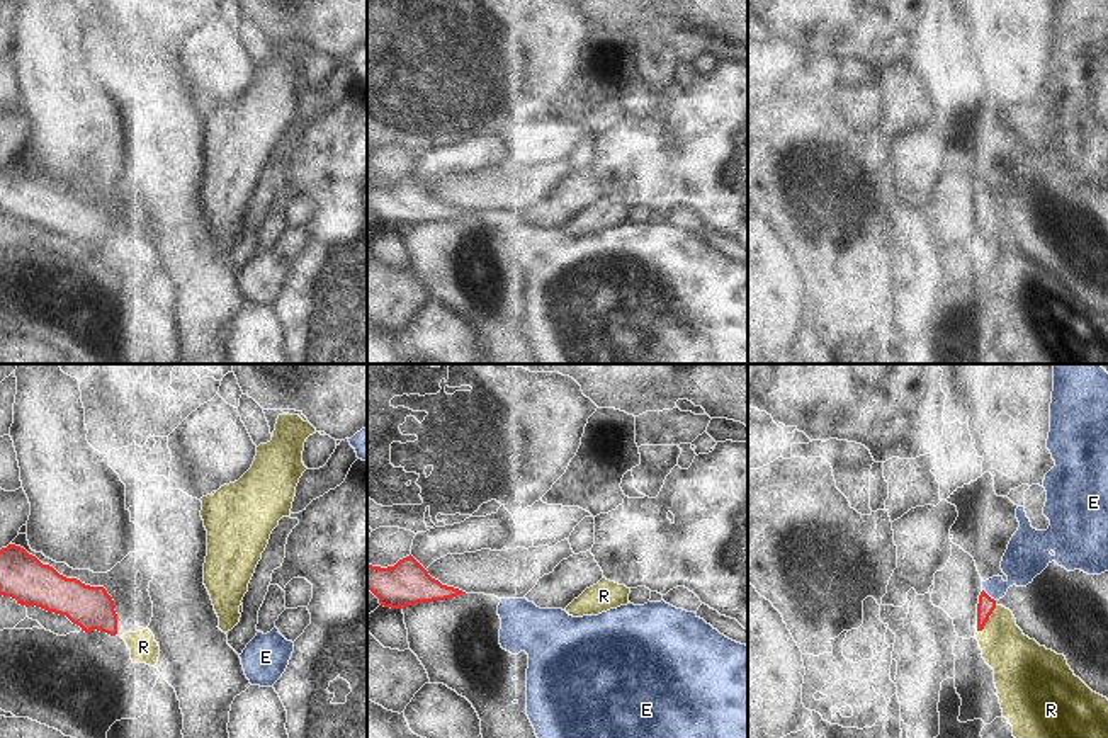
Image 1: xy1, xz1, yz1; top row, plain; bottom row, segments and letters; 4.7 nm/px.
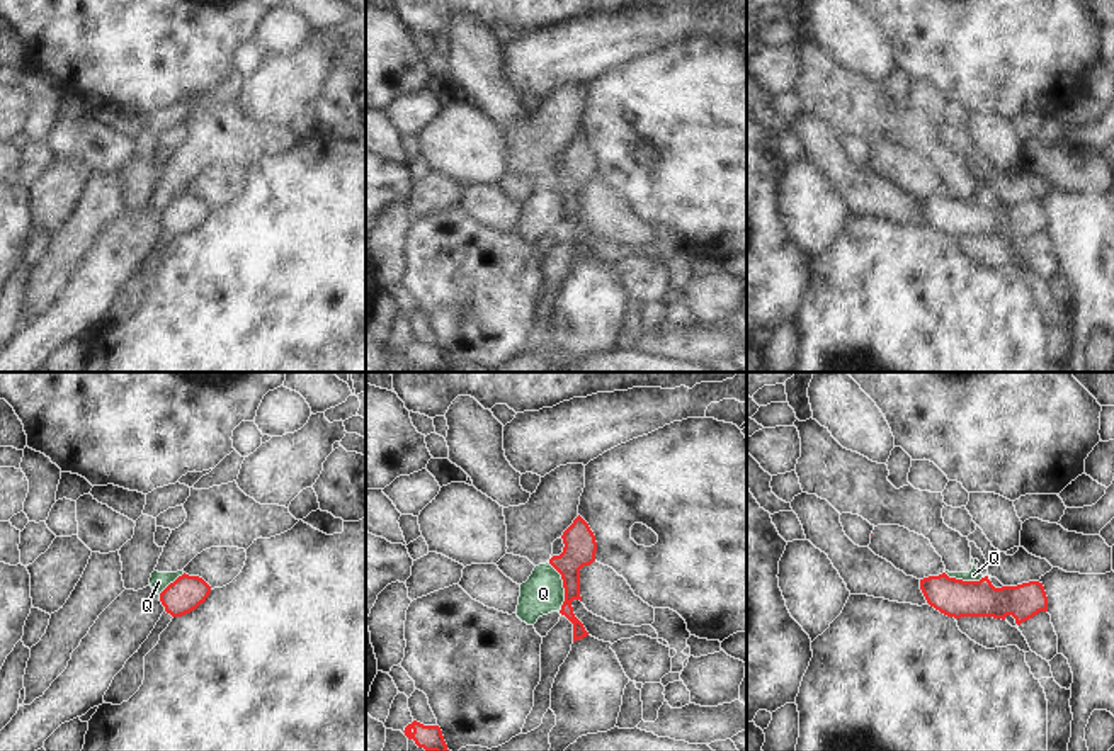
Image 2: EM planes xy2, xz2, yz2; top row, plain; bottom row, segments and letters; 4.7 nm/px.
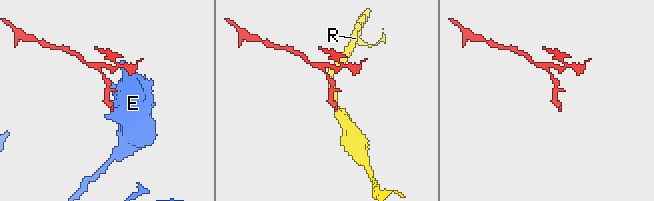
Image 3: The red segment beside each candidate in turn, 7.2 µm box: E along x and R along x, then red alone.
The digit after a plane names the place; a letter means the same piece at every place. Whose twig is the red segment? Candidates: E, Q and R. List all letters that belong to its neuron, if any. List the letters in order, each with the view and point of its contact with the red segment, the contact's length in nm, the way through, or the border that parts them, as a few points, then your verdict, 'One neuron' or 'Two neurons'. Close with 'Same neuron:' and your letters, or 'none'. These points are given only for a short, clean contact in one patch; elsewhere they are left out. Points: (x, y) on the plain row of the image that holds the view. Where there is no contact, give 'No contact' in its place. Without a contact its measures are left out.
E: Touches red at yz1 (988, 215). Shared border 90 nm. Path across: yz1 (986, 223), (988, 215), (1006, 204), (1025, 177). One neuron
Q: Touches red at xz2 (563, 206). Shared border 240 nm. Boundary: xz2 (548, 182), (562, 199), (563, 223), (560, 230). Two neurons
R: Touches red at yz1 (988, 238). Shared border 160 nm. Boundary: yz1 (996, 225), (986, 244), (977, 250). Two neurons
Same neuron: E.

